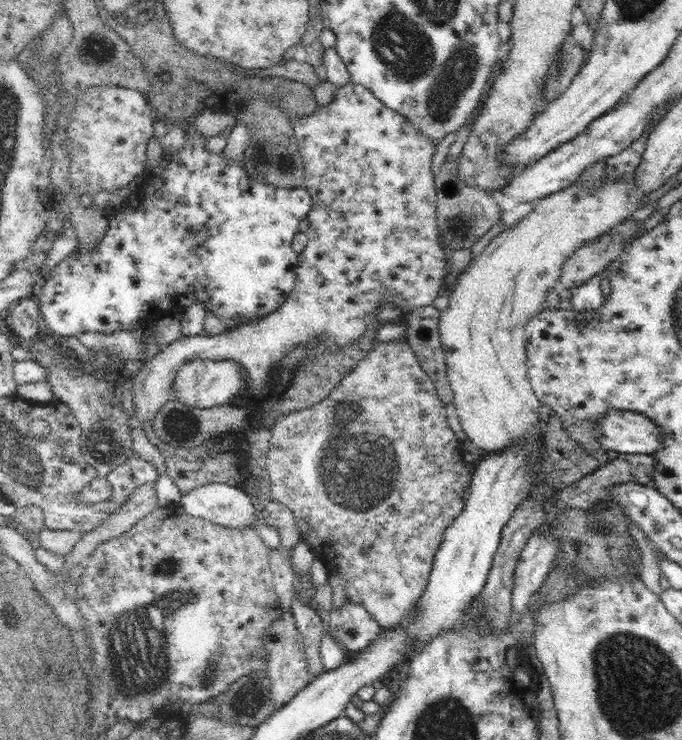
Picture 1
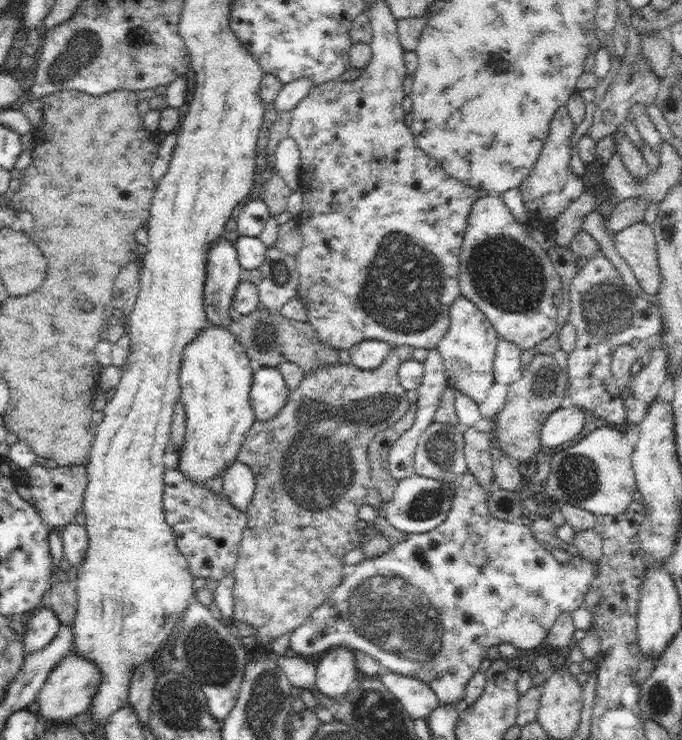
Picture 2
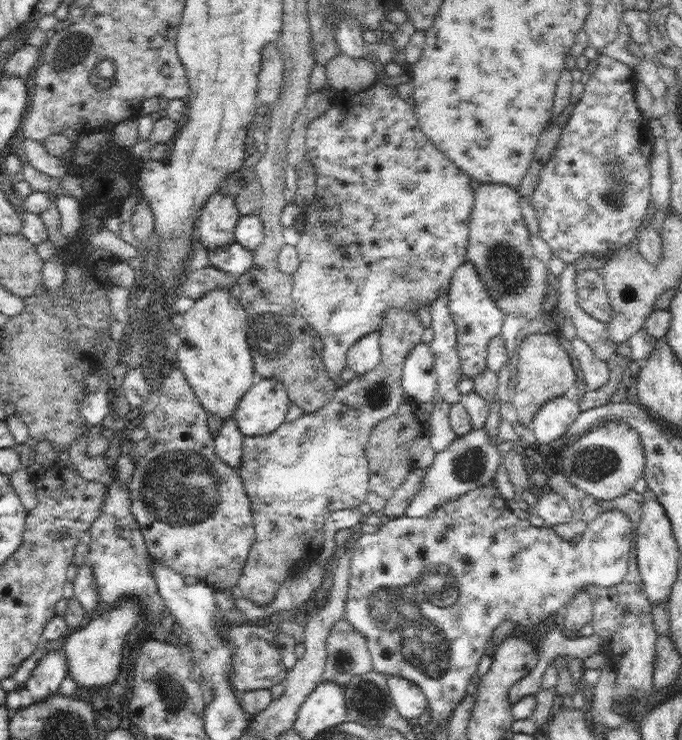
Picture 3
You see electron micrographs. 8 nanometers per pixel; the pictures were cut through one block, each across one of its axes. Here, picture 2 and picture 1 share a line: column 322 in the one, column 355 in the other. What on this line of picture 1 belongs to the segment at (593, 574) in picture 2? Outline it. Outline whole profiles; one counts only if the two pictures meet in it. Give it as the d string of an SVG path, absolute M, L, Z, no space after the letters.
M346 602L342 608L334 608L328 622L332 638L346 650L354 652L364 652L384 632L362 604L352 602Z

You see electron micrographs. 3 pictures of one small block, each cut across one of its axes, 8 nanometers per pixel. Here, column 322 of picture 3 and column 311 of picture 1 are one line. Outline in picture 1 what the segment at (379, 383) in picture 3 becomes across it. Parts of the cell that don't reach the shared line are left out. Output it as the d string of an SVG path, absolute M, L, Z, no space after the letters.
M394 340L394 342L380 342L376 350L370 350L364 360L348 374L344 380L332 390L328 398L324 398L320 404L292 412L278 420L272 428L272 440L268 448L268 476L270 476L270 500L272 502L282 502L286 504L296 520L306 522L306 532L310 540L310 548L314 550L316 558L324 558L330 566L330 576L336 574L342 578L342 584L346 586L346 602L352 604L362 604L372 620L382 630L394 630L396 626L402 626L406 618L410 618L414 612L414 606L420 602L428 582L430 582L430 572L434 566L436 552L444 540L444 532L456 522L456 518L462 514L466 506L466 496L468 488L472 484L472 466L464 462L464 450L456 434L448 428L446 424L446 406L442 404L434 380L428 376L428 372L420 366L414 348L404 340Z

